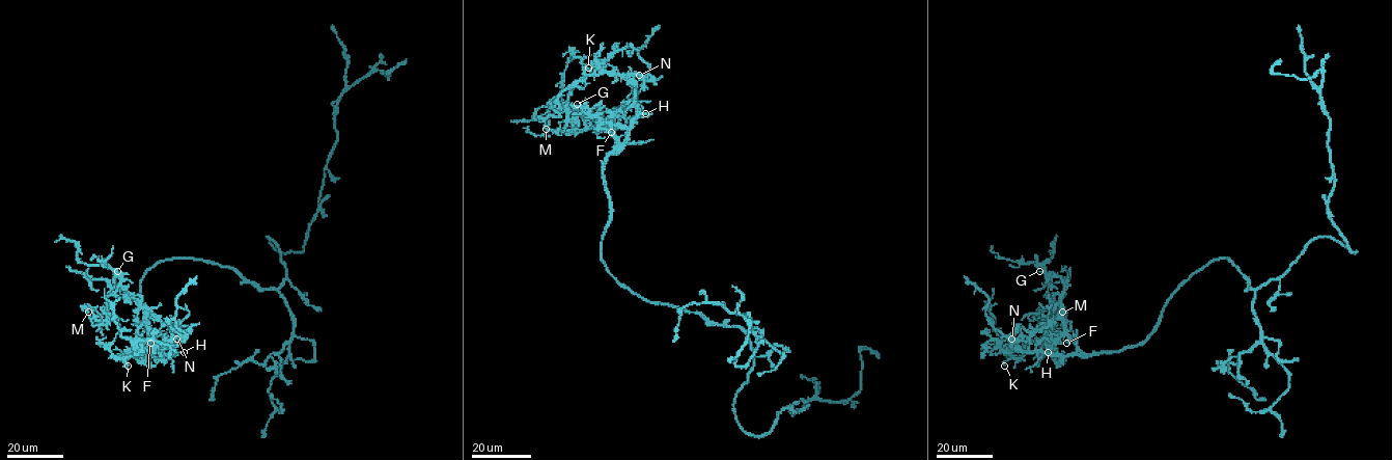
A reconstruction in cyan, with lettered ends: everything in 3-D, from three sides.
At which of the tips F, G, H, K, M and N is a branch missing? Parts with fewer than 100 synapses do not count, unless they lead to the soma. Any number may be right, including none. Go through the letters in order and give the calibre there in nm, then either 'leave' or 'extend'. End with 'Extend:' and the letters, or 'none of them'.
F: 150 nm | leave
G: 170 nm | leave
H: 200 nm | extend
K: 160 nm | leave
M: 130 nm | leave
N: 180 nm | leave
Extend: H

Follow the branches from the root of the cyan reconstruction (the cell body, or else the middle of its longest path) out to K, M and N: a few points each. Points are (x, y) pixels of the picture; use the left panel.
K: (248, 282), (202, 261), (159, 261), (140, 283), (143, 352), (174, 352), (143, 348), (128, 366)
M: (248, 282), (202, 261), (159, 261), (140, 283), (150, 354), (144, 309), (122, 290), (104, 320), (88, 312)
N: (248, 282), (199, 260), (152, 266), (140, 283), (143, 352), (172, 354), (167, 343), (176, 339)

